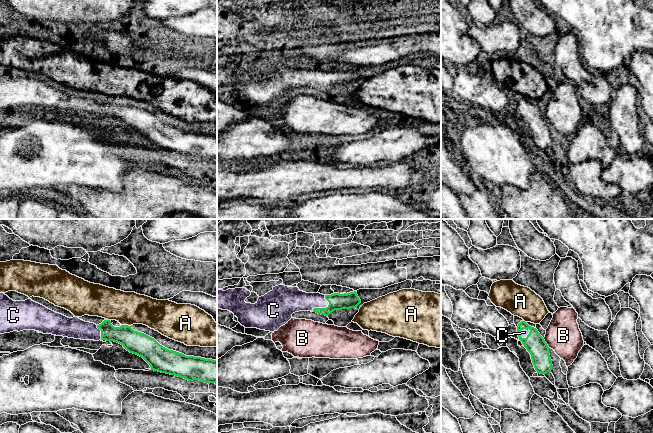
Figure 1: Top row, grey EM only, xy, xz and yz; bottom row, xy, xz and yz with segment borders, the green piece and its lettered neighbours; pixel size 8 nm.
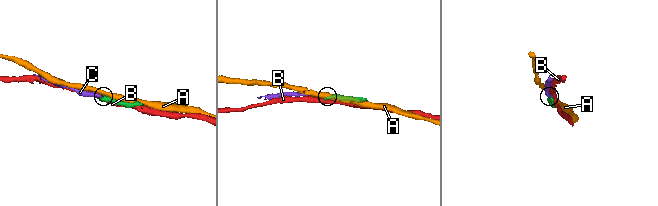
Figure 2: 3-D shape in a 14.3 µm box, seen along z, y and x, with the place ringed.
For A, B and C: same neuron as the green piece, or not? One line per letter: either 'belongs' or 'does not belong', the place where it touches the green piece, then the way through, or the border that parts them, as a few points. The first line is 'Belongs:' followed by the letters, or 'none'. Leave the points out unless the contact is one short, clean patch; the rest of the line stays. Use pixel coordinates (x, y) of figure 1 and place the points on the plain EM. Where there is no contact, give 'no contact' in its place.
Belongs: C
A: does not belong | xy (126, 101)
B: does not belong | yz (546, 119)
C: belongs | xz (324, 84)

